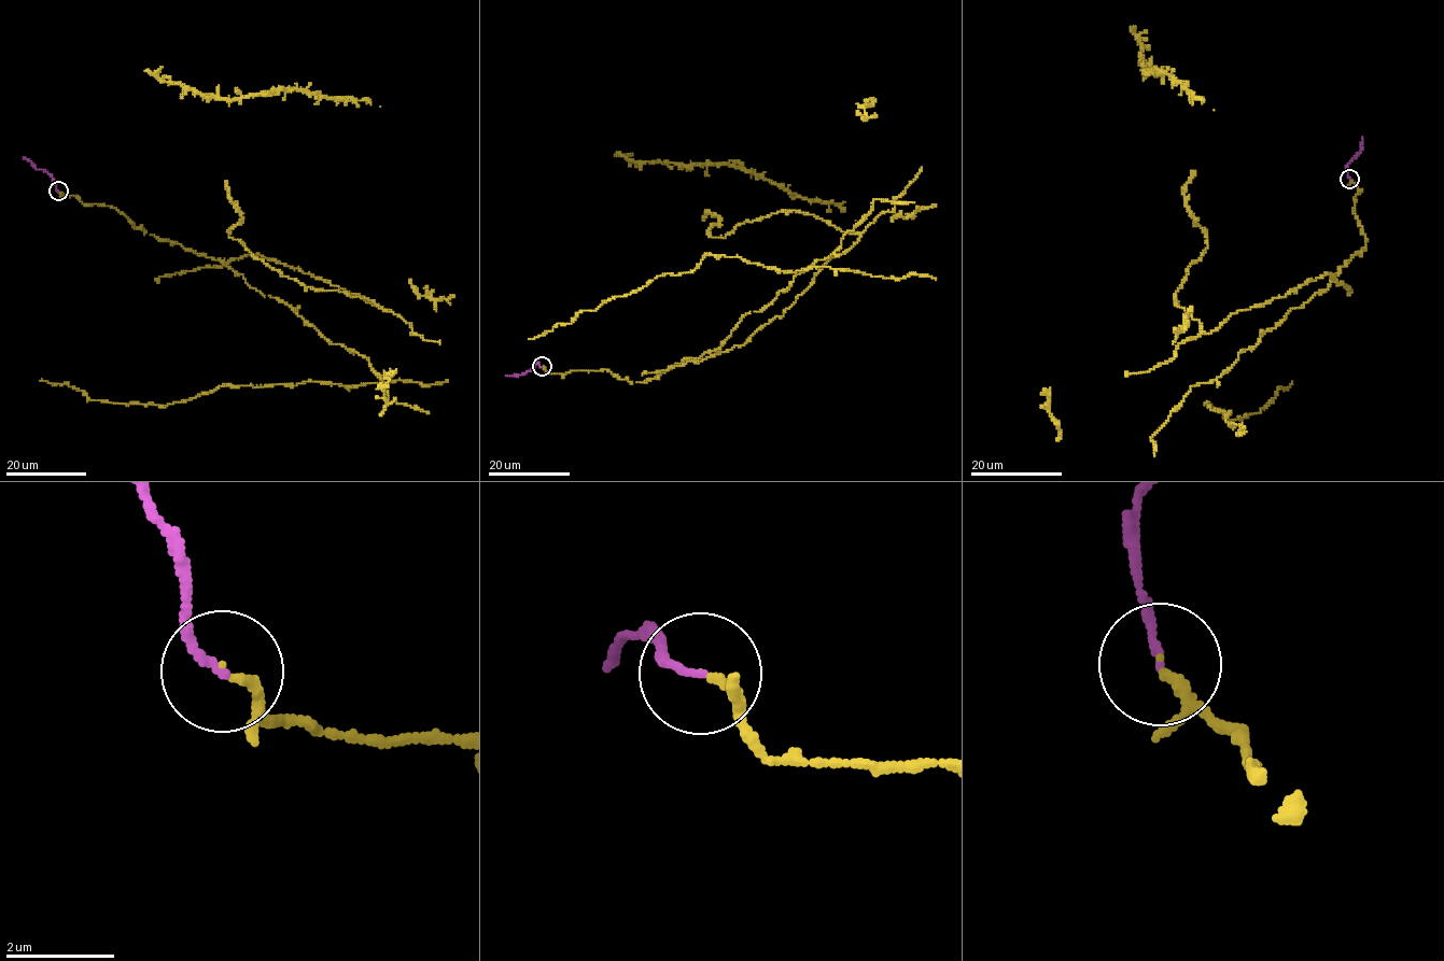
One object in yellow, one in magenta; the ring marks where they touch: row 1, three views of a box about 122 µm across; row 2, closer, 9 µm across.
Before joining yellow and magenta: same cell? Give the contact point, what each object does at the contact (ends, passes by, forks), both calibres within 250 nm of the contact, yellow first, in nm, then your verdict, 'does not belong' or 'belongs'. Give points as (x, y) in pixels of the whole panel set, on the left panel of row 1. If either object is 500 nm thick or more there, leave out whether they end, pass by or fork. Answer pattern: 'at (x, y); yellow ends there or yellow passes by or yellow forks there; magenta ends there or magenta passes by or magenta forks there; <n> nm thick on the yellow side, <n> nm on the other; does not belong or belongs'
at (58, 191); yellow ends there; magenta ends there; 140 nm thick on the yellow side, 140 nm on the other; belongs

